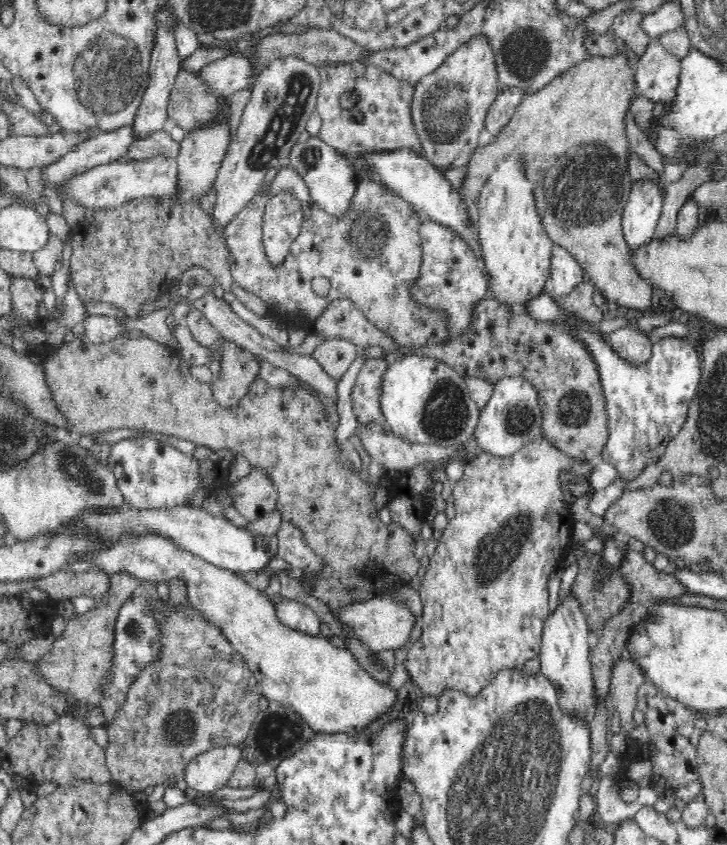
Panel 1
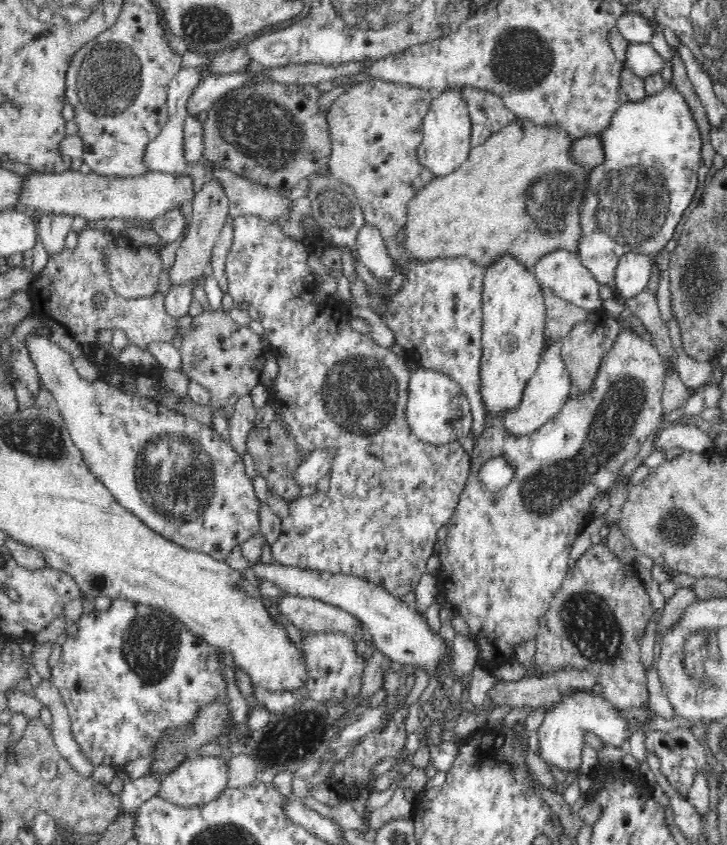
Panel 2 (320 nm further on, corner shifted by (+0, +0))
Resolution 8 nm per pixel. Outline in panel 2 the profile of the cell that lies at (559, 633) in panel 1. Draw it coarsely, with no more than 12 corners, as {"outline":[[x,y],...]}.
{"outline":[[590,692],[545,713],[538,756],[549,769],[581,774],[584,734],[622,748],[624,713]]}

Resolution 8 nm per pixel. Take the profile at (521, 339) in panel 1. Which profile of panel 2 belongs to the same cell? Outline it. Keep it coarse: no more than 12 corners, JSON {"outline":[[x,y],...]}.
{"outline":[[603,308],[561,340],[570,384],[588,394],[620,332]]}

